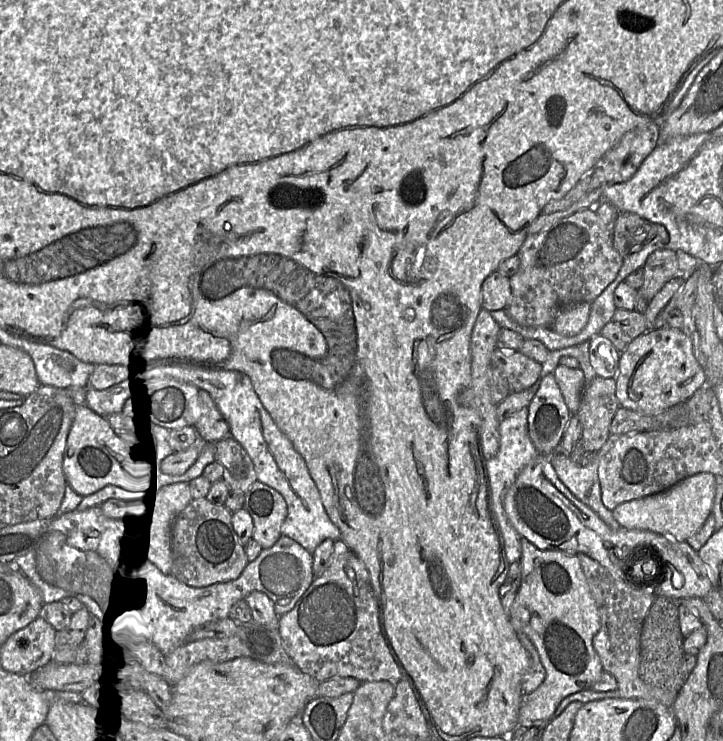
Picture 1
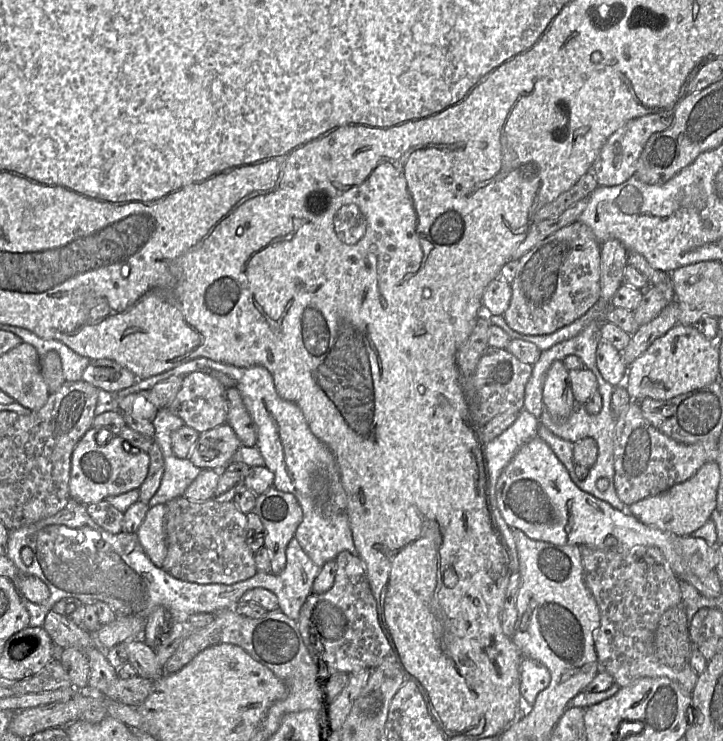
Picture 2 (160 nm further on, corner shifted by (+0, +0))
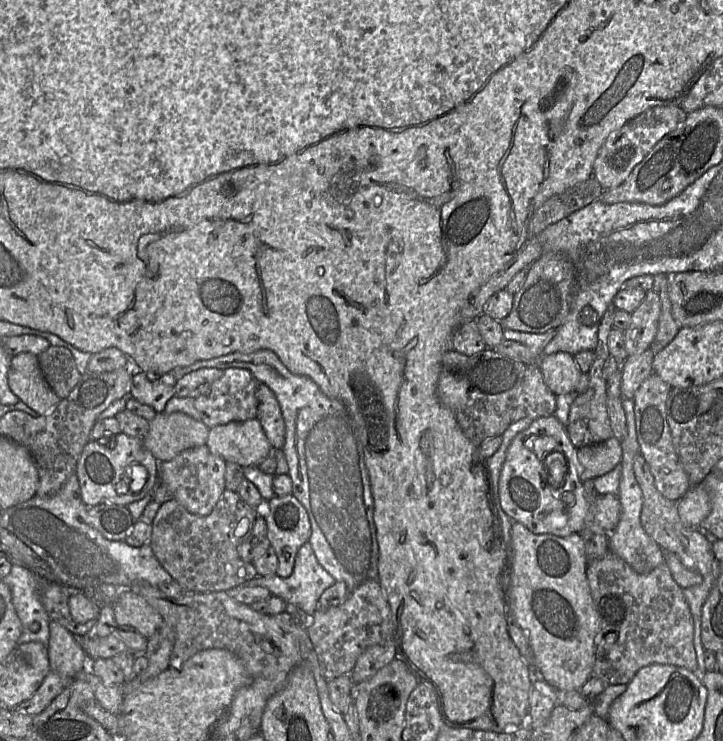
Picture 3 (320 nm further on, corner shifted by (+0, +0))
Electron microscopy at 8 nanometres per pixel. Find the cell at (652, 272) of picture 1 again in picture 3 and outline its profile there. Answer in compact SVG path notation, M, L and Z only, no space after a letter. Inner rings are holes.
M653 290L646 291L640 305L631 313L631 322L624 332L627 355L640 354L650 348L658 331L661 301Z

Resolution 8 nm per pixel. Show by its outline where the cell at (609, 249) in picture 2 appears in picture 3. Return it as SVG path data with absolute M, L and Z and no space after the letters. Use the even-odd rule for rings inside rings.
M612 303L601 319L597 332L597 345L594 349L595 357L588 371L589 385L583 393L575 394L575 399L570 406L566 428L571 442L576 448L601 443L613 437L607 410L606 380L603 377L602 369L610 356L607 341L609 332L613 328L613 314L616 310Z

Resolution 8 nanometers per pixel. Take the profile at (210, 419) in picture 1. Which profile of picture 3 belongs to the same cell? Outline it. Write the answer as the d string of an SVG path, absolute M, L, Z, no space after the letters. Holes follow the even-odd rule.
M258 384L255 395L258 400L256 419L260 422L271 446L282 450L285 441L285 423L275 394L266 385Z

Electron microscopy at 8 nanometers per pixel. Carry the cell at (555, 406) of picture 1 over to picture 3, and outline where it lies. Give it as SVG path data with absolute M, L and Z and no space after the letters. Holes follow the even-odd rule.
M563 351L555 352L540 357L538 364L545 384L556 396L575 394L575 388L582 372L573 355Z

